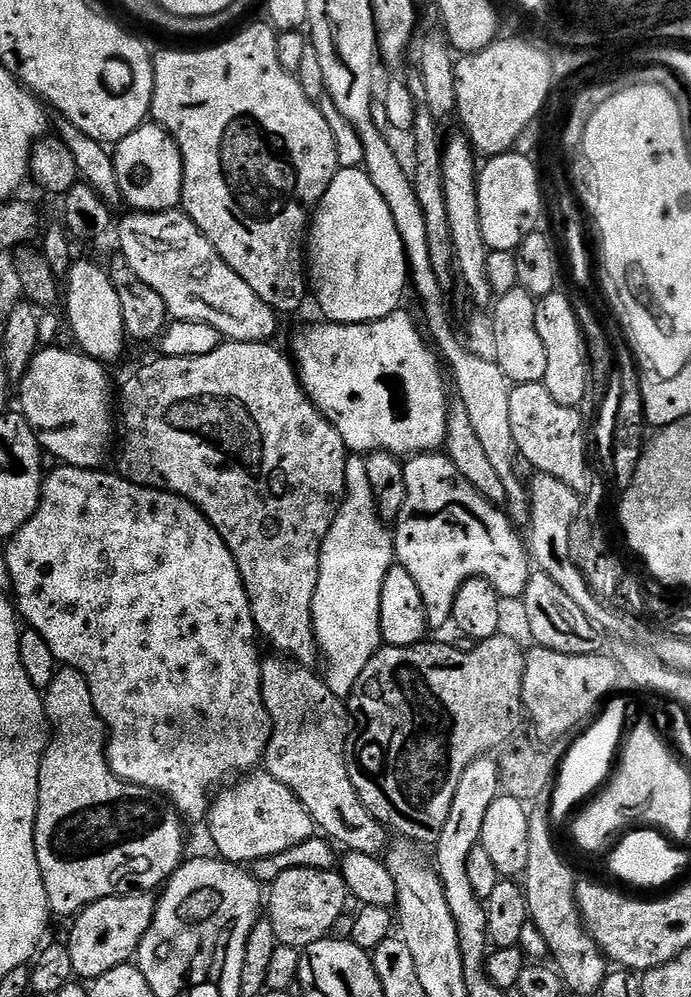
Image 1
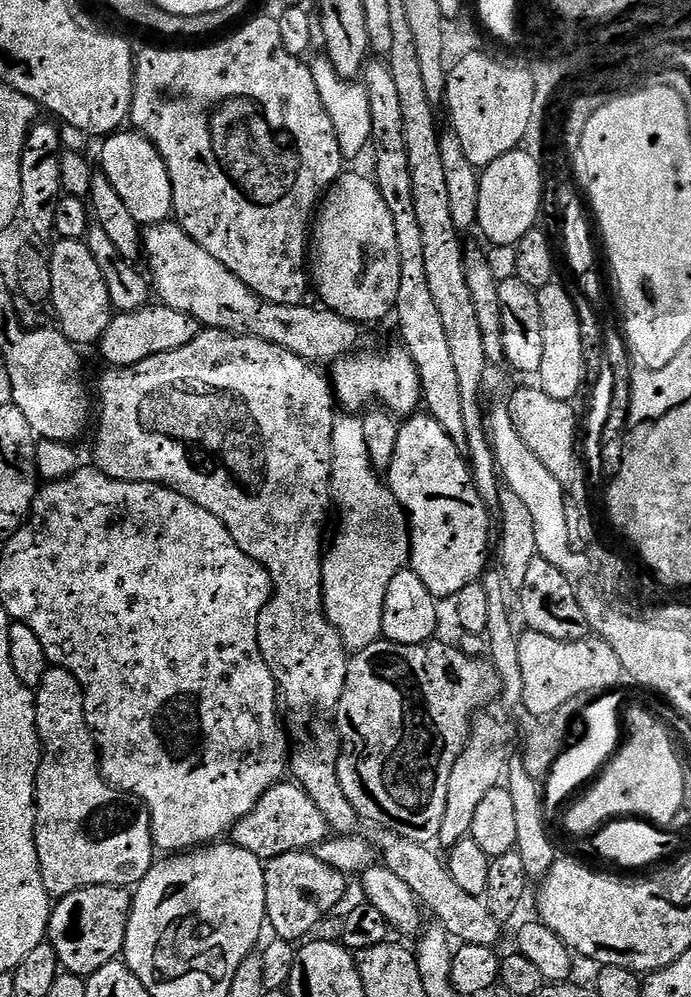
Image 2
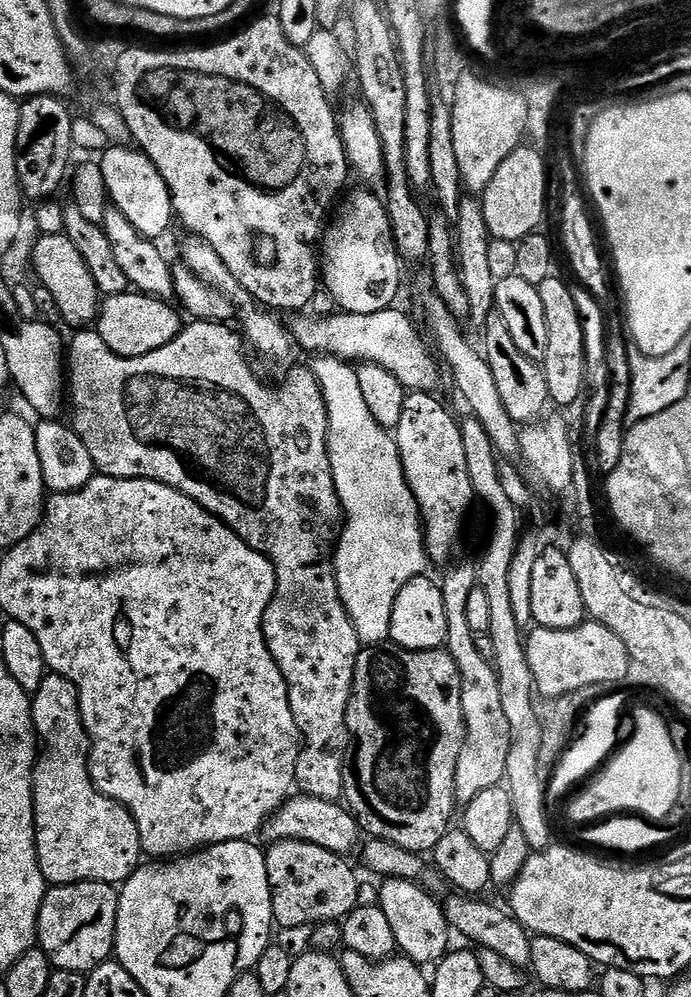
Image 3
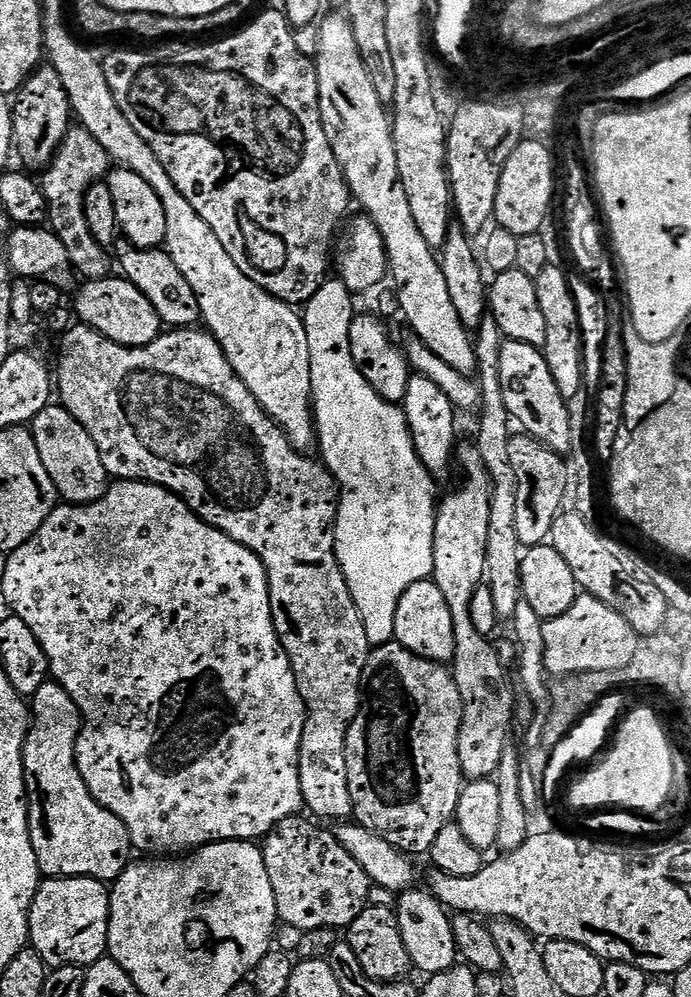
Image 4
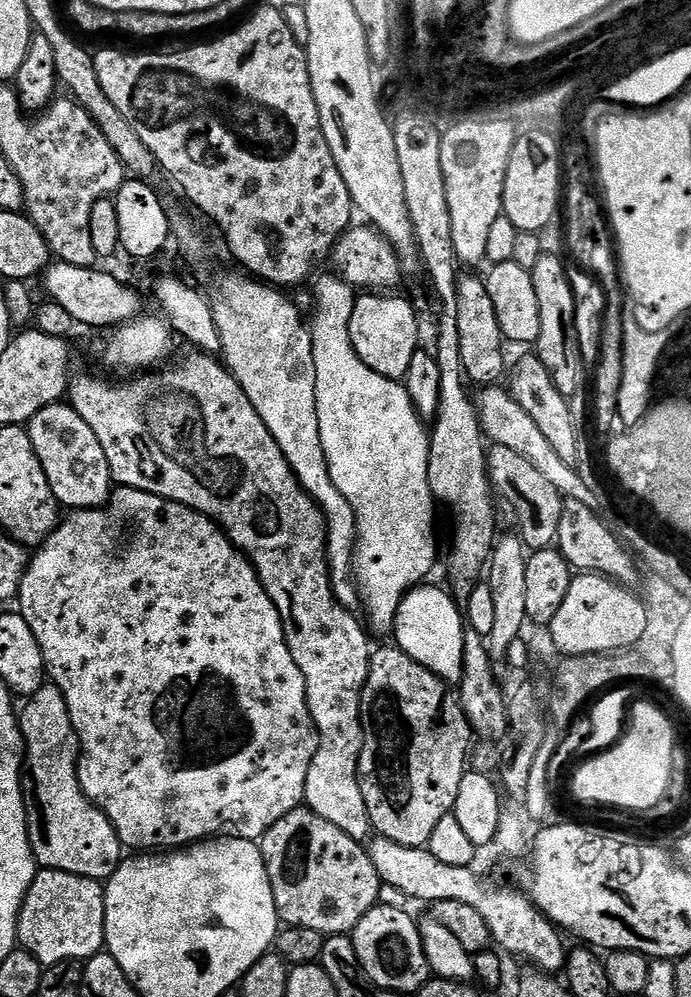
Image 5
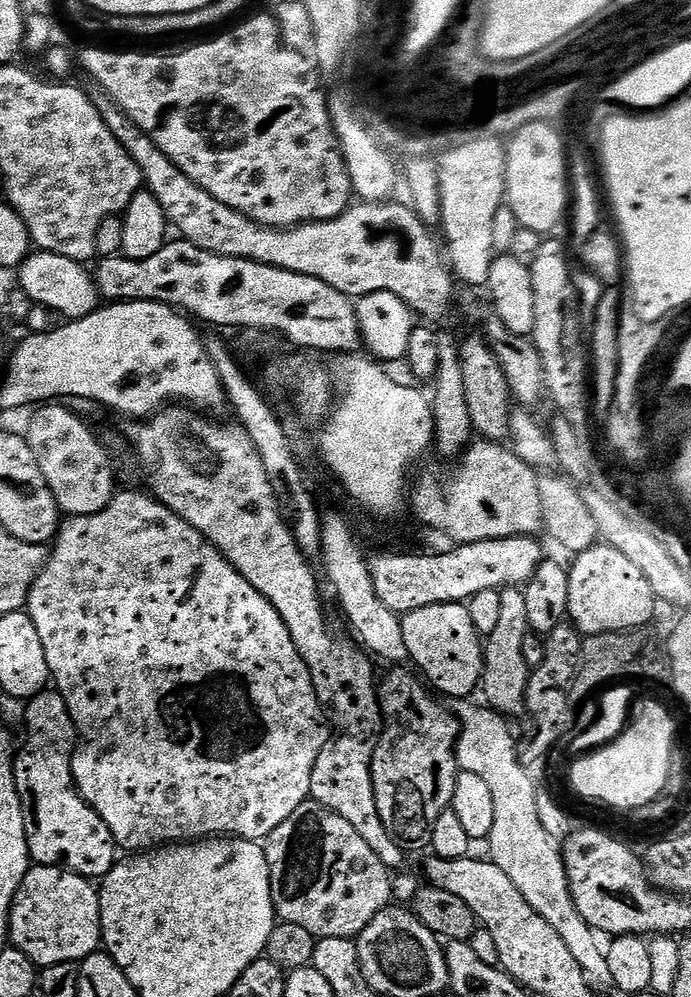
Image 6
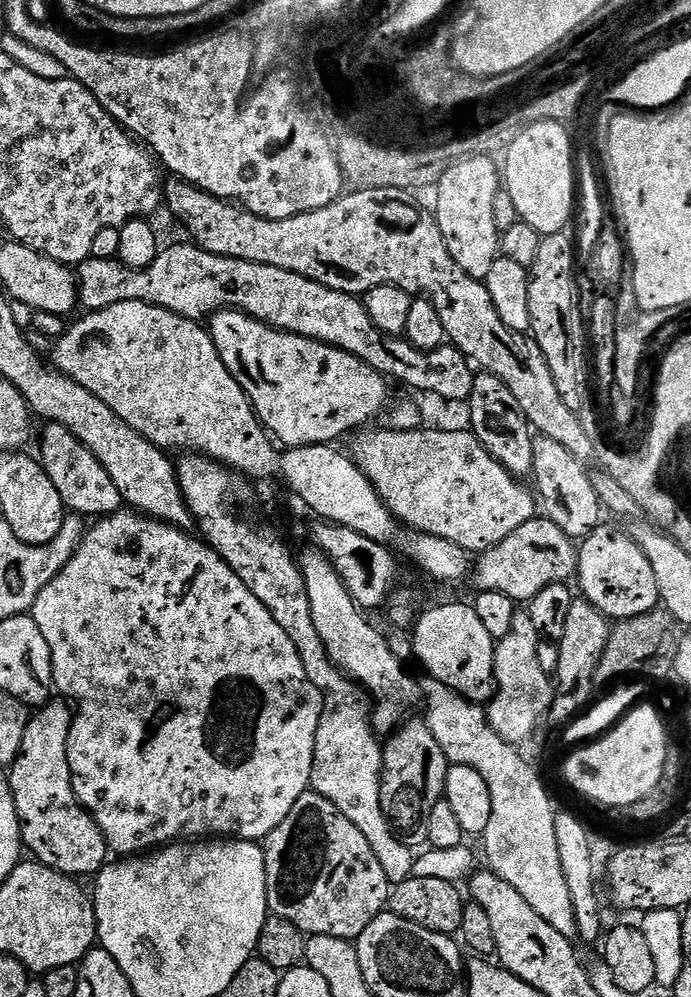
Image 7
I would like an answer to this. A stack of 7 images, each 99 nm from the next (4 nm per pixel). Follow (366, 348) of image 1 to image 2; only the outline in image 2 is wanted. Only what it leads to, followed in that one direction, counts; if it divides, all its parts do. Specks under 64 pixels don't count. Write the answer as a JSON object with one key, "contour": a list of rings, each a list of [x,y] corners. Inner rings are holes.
{"contour":[[[403,347],[390,348],[386,354],[356,350],[331,365],[330,383],[341,409],[360,414],[373,406],[383,406],[397,418],[407,418],[421,407],[420,375]]]}

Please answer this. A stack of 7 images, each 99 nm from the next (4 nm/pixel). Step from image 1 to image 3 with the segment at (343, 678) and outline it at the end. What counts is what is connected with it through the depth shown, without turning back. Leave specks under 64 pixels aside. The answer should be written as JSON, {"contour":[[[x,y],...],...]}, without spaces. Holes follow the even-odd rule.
{"contour":[[[325,354],[313,360],[316,361],[311,361],[310,367],[318,378],[328,411],[328,453],[343,516],[342,531],[334,544],[338,594],[346,606],[348,617],[354,622],[354,630],[358,630],[361,645],[380,646],[390,637],[390,618],[402,586],[429,571],[424,519],[406,482],[395,435],[383,428],[374,414],[370,414],[370,406],[366,406],[366,398],[362,398],[362,386],[358,386],[356,368],[347,360]]]}

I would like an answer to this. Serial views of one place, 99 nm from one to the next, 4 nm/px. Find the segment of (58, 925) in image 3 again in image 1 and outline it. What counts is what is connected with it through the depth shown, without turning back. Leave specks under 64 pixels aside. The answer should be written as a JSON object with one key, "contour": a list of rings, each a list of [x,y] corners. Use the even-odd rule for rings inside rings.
{"contour":[[[133,890],[125,896],[102,898],[93,904],[85,904],[71,921],[66,943],[73,973],[81,981],[96,980],[106,970],[129,963],[140,949],[142,938],[150,928],[156,913],[157,897],[148,890]],[[81,976],[81,977],[80,977]]]}

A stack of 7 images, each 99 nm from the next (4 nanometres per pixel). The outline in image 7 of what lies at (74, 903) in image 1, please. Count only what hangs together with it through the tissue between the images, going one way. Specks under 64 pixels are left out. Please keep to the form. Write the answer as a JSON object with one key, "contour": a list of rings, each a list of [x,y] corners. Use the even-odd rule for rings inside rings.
{"contour":[[[56,698],[37,707],[28,721],[26,738],[22,738],[22,750],[10,765],[8,781],[20,819],[23,847],[27,851],[29,848],[39,863],[58,870],[64,876],[92,878],[109,863],[110,849],[96,819],[76,799],[72,785],[68,739],[73,719],[73,709],[63,699]]]}

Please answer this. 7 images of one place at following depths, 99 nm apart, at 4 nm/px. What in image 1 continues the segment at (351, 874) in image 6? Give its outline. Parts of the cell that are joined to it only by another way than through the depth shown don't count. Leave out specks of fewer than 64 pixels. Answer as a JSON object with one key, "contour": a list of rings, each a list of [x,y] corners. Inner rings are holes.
{"contour":[[[299,868],[298,870],[286,870],[284,874],[278,874],[278,878],[274,883],[267,885],[266,888],[266,919],[274,926],[274,934],[276,935],[277,945],[285,944],[291,948],[306,949],[309,948],[314,942],[325,939],[331,933],[334,922],[338,922],[340,916],[345,915],[346,900],[350,895],[343,875],[336,870],[306,870],[305,868]]]}

